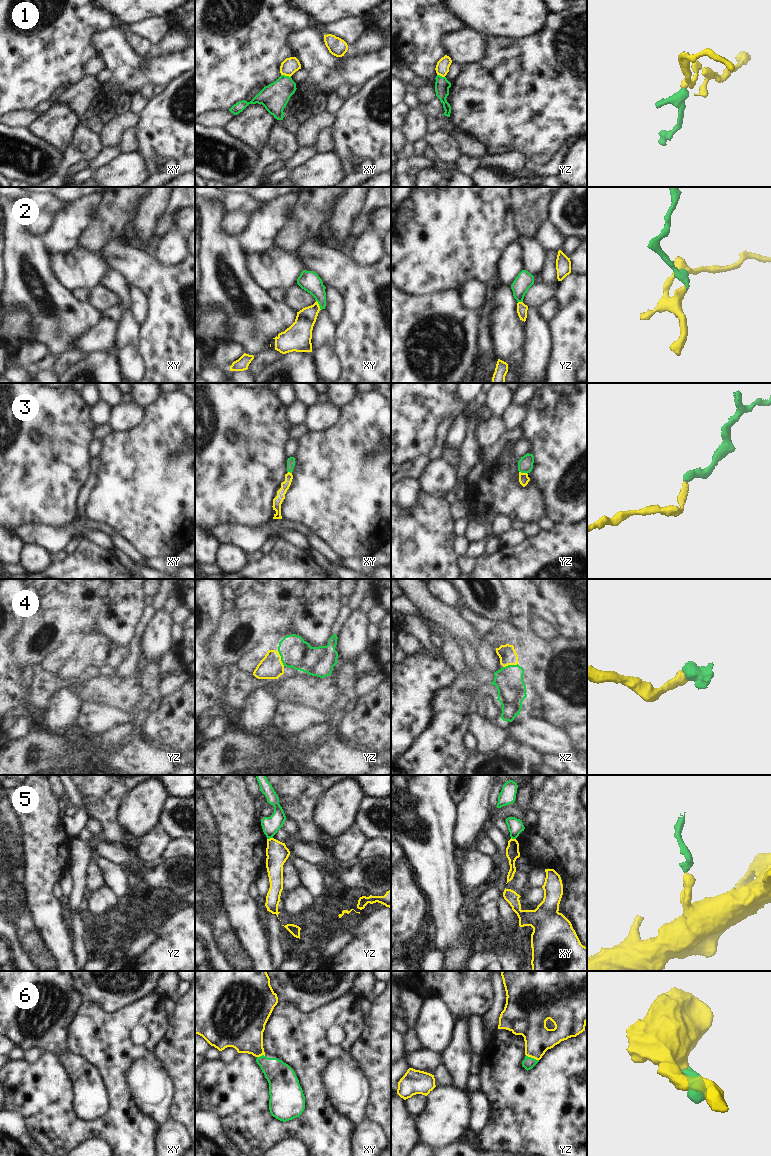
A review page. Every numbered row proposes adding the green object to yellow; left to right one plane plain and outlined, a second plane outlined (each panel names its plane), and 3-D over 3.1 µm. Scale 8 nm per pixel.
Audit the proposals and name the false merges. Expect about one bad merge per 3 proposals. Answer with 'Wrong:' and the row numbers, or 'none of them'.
Wrong: 1, 5

